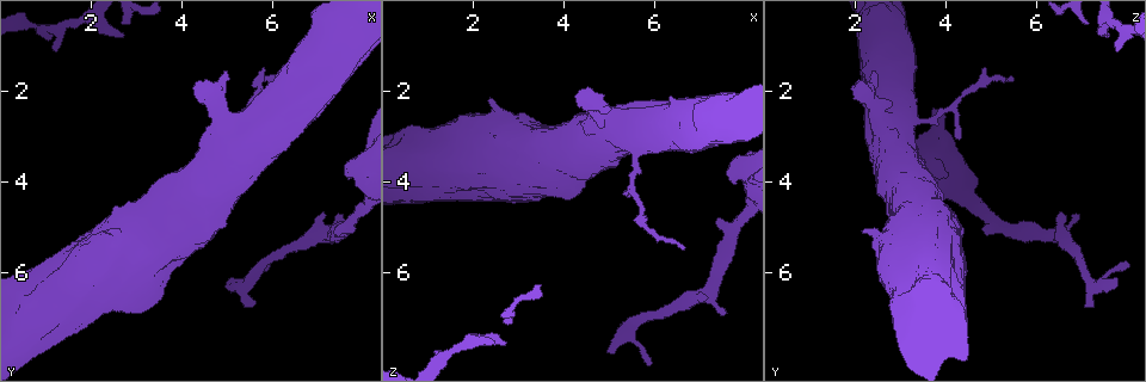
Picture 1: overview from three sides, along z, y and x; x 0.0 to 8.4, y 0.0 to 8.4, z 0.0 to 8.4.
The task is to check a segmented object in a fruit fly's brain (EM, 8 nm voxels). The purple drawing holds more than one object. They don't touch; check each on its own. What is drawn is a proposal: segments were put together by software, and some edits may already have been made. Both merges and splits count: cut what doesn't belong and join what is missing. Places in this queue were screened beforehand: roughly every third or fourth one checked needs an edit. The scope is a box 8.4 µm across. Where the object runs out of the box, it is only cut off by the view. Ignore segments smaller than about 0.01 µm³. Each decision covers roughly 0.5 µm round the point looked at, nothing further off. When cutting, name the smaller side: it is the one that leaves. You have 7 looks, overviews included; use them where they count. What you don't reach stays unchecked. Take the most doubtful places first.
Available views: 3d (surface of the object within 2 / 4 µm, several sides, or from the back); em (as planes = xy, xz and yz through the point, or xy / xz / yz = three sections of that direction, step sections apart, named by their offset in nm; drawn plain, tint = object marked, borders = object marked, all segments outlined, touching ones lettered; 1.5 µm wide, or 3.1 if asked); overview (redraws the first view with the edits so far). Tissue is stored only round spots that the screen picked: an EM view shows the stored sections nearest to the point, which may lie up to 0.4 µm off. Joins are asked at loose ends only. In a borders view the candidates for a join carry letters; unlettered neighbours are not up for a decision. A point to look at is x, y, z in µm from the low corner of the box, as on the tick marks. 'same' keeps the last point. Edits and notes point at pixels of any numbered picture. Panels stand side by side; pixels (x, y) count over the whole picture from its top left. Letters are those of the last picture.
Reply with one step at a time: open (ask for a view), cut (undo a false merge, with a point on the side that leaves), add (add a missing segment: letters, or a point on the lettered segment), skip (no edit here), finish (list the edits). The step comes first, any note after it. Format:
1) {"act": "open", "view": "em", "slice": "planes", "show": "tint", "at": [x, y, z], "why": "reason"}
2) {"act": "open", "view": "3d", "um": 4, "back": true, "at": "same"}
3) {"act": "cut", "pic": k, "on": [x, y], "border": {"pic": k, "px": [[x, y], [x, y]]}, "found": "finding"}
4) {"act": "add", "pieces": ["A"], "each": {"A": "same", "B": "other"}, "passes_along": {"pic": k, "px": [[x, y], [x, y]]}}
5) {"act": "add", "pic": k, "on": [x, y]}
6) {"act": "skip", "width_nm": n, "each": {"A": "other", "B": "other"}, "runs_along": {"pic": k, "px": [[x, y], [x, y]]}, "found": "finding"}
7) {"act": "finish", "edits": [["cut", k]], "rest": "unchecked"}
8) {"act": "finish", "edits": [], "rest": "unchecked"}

{"act": "open", "view": "3d", "um": 2, "at": [4.20, 1.95, 2.10], "why": "thick end"}

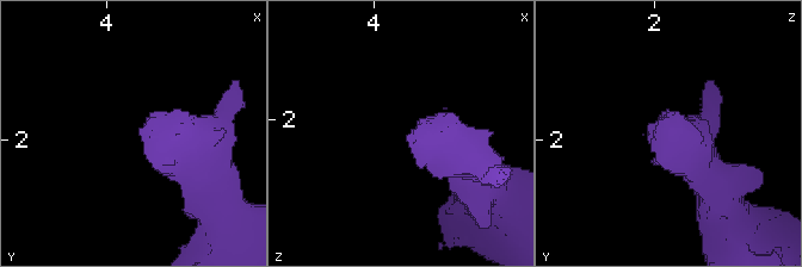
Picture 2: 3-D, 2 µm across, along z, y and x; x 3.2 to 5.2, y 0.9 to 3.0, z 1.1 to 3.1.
{"act": "open", "view": "em", "slice": "planes", "show": "borders", "at": [4.24, 1.88, 2.14]}

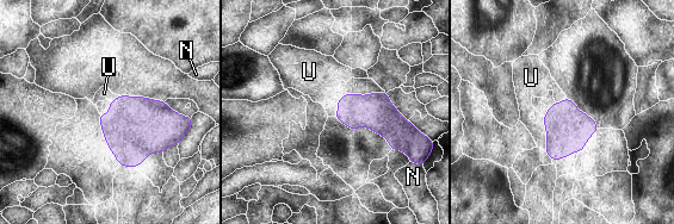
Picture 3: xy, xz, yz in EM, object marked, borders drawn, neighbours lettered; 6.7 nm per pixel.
{"act": "add", "pieces": ["U"], "each": {"N": "other", "U": "same"}, "passes_along": {"pic": 3, "px": [[568, 129], [546, 134], [536, 126]]}, "found": "it goes on there"}

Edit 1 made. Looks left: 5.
{"act": "open", "view": "3d", "um": 4, "at": [5.05, 6.20, 7.80], "why": "free end"}

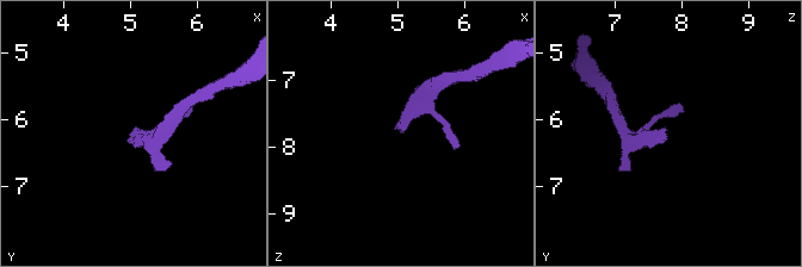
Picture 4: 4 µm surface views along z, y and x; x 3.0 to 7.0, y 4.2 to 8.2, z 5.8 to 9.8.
{"act": "open", "view": "em", "slice": "planes", "show": "tint", "at": [5.10, 6.20, 7.80], "why": "shape alone is not enough"}

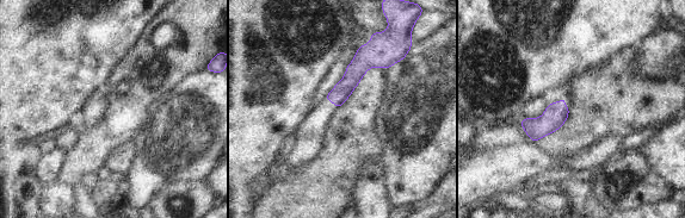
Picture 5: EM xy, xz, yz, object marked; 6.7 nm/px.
{"act": "open", "view": "em", "slice": "planes", "show": "borders", "at": "same"}

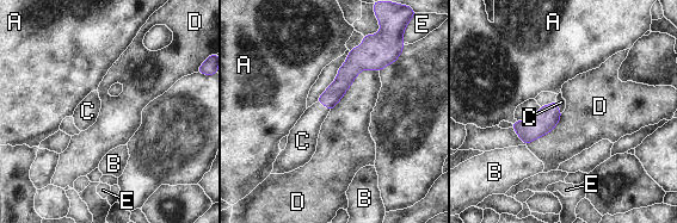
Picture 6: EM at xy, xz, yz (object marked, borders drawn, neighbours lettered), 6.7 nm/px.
{"act": "add", "pieces": ["C"], "each": {"A": "other", "B": "other", "C": "same", "D": "other", "E": "other"}, "passes_along": {"pic": 6, "px": [[331, 97], [324, 104], [305, 134]]}, "found": "the neuron continues"}

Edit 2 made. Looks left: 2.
{"act": "finish", "edits": [["add", 3], ["add", 6]], "rest": "unchecked"}

